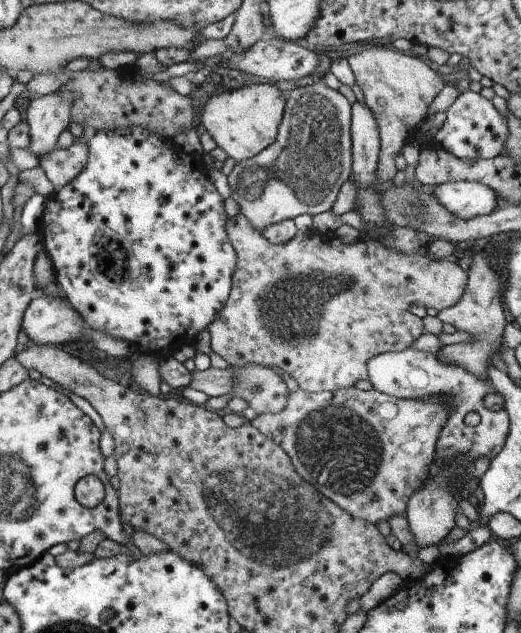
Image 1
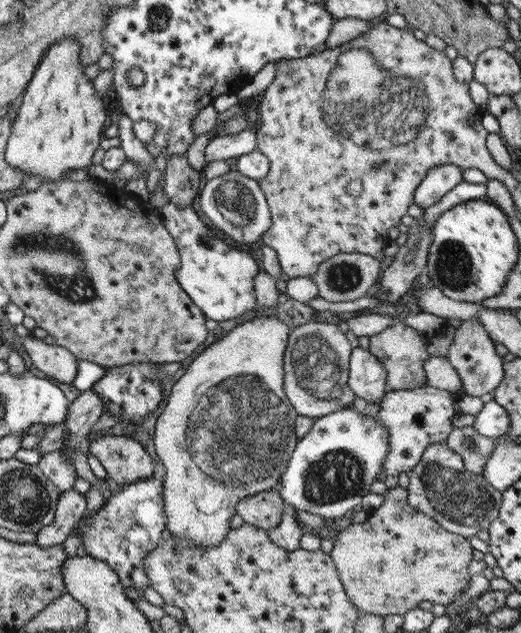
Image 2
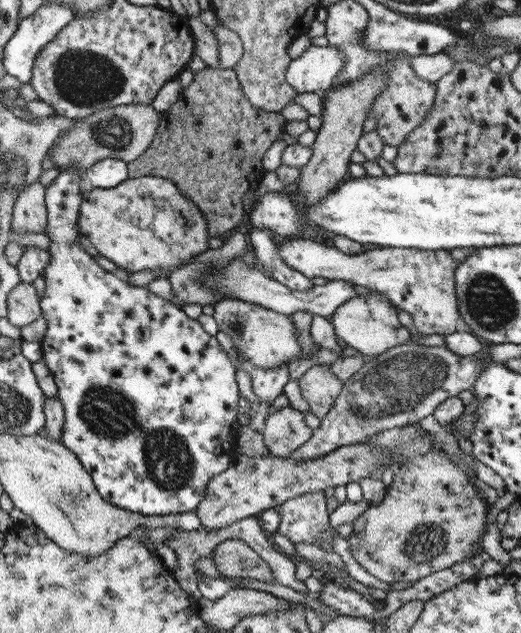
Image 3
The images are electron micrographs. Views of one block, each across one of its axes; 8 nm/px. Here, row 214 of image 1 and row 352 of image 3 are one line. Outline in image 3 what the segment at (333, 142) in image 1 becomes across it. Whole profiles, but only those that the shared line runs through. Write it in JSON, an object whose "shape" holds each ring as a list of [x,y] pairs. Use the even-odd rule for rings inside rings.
{"shape":[[[238,299],[219,300],[213,308],[213,319],[219,332],[229,336],[237,351],[241,352],[248,366],[257,365],[271,368],[297,359],[311,359],[319,352],[319,345],[311,340],[308,356],[302,354],[297,343],[297,331],[293,327],[291,316],[279,315],[253,303]]]}

